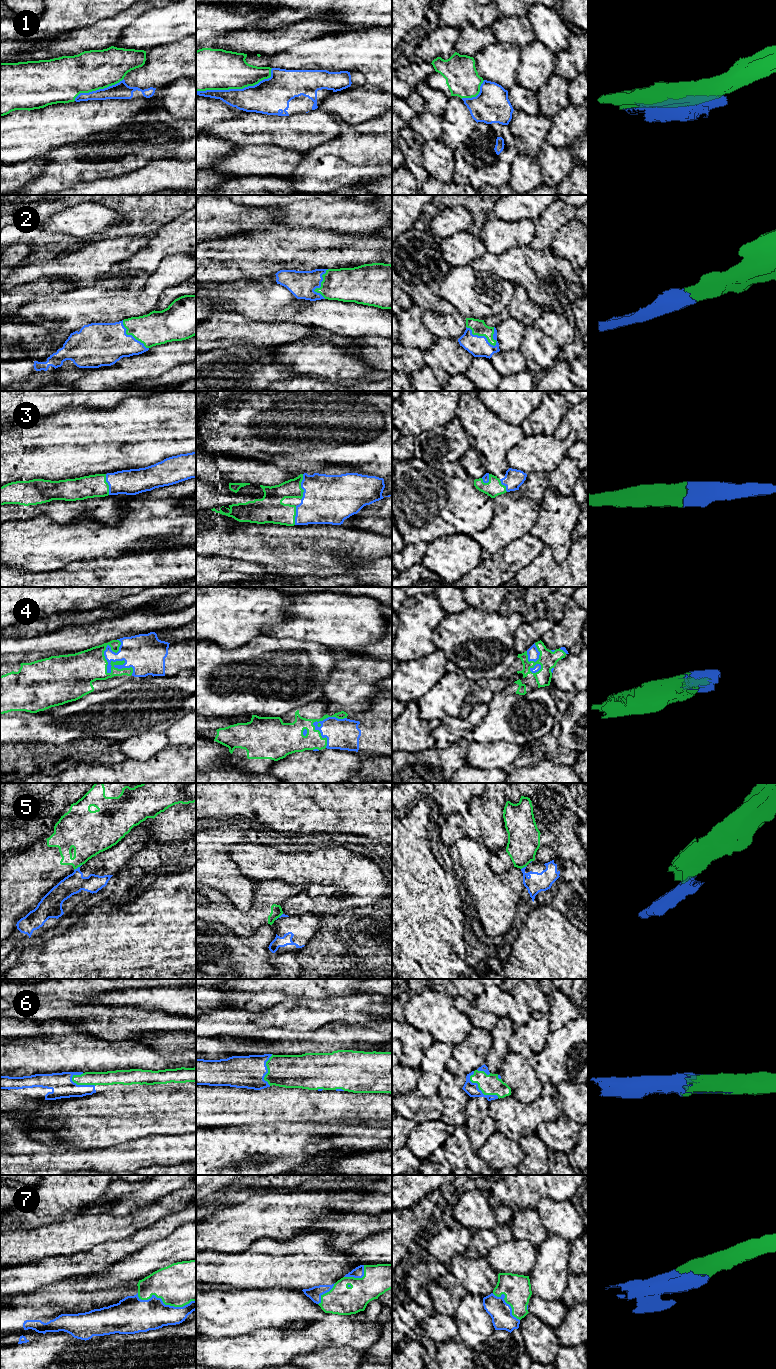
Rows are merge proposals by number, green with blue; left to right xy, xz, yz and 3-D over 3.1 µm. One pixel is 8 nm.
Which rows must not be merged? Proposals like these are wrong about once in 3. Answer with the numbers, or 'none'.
1, 5

